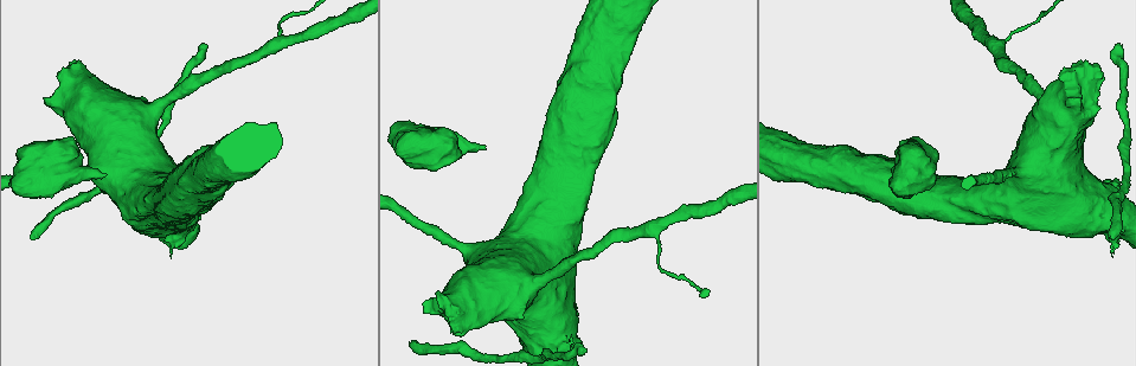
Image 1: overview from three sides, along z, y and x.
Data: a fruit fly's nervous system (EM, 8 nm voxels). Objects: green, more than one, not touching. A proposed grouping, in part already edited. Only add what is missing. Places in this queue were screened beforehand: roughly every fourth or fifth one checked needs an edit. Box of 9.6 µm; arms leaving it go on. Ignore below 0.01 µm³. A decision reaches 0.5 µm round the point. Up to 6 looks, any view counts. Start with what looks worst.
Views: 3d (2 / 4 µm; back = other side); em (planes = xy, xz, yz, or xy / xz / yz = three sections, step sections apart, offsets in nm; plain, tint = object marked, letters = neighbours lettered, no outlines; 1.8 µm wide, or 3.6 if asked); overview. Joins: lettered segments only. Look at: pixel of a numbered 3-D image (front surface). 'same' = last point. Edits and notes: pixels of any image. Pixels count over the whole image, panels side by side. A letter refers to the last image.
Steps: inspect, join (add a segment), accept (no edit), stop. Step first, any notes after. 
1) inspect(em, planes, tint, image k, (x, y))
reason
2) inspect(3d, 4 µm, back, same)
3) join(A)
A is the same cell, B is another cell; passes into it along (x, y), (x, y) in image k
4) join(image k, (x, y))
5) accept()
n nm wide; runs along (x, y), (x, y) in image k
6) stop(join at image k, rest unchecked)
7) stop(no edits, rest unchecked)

inspect(em, xy, step 4, letters, image 1, (1110, 237))

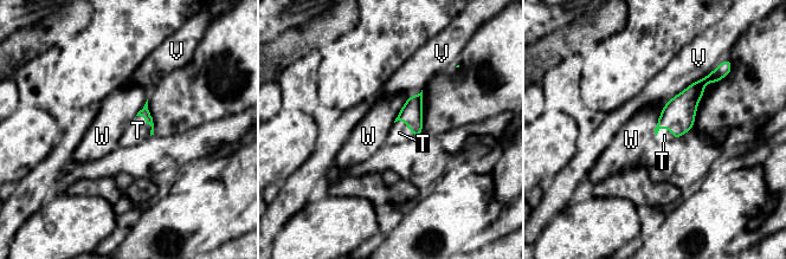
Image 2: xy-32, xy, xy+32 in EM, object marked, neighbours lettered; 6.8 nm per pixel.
inspect(em, planes, letters, same)

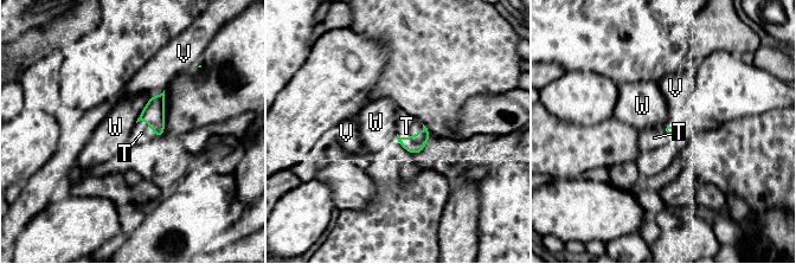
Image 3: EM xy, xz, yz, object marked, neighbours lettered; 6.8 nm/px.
join(T)
T is the same cell, V and W are other cells; passes into it along (153, 113), (148, 124), (141, 133) in image 3; the neuron continues

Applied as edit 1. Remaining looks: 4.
inspect(em, planes, tint, image 1, (482, 147))
an open end

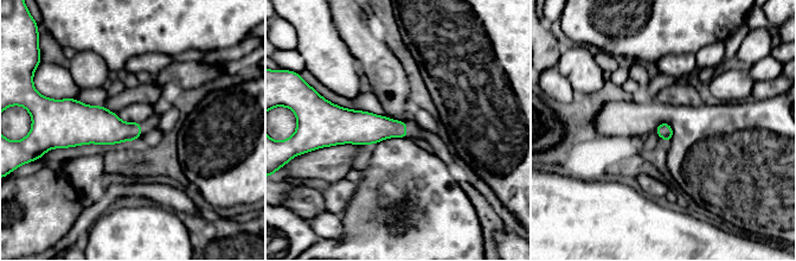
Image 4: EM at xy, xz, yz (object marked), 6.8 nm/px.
inspect(em, planes, letters, same)

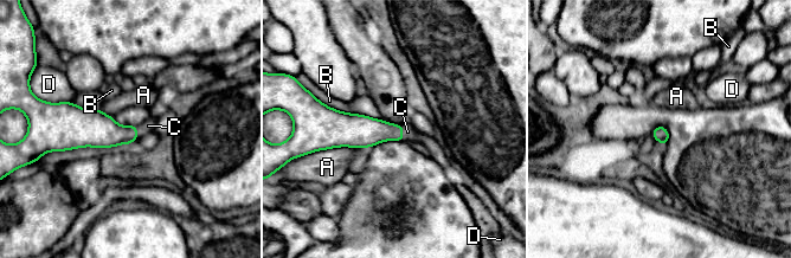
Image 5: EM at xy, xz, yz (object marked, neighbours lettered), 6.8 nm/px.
join(C)
C is the same cell, A, B and D are other cells; passes into it along (366, 131), (402, 133), (407, 131) in image 5; it goes on there

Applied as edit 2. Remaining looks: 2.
stop(join at image 3, join at image 5, rest unchecked)

